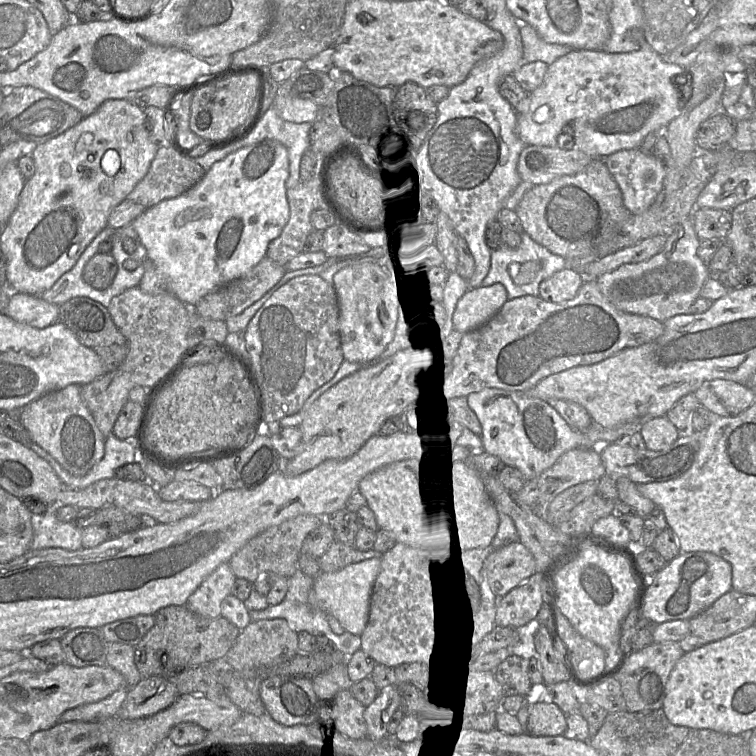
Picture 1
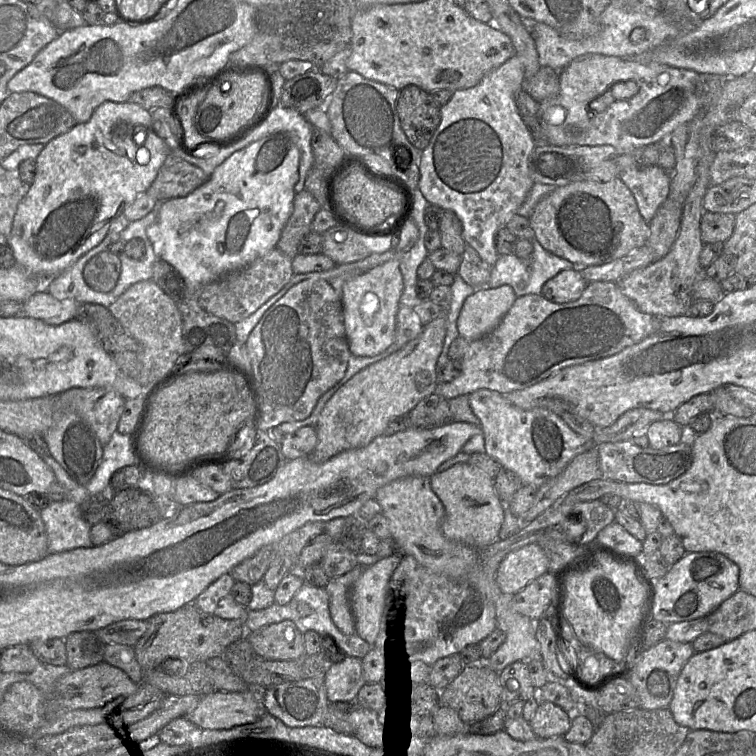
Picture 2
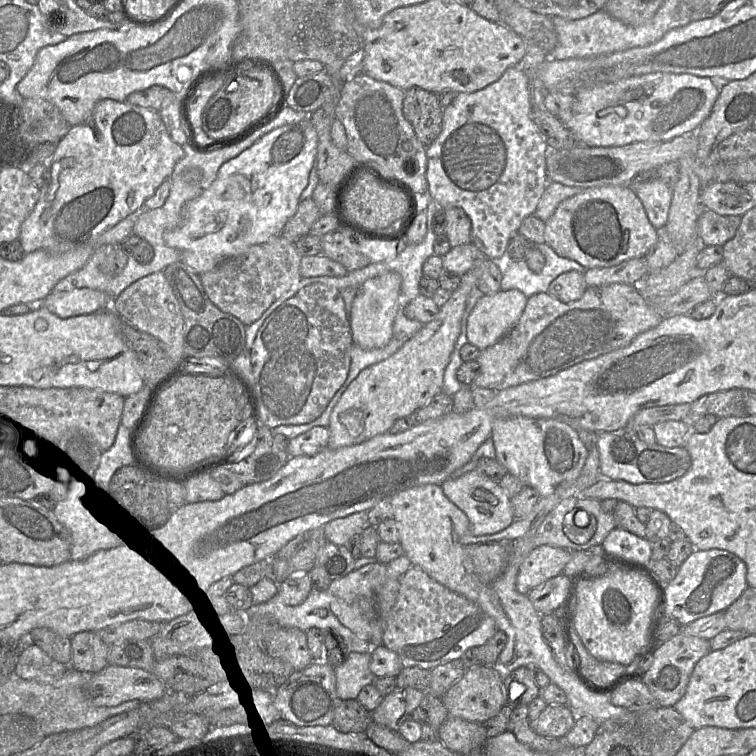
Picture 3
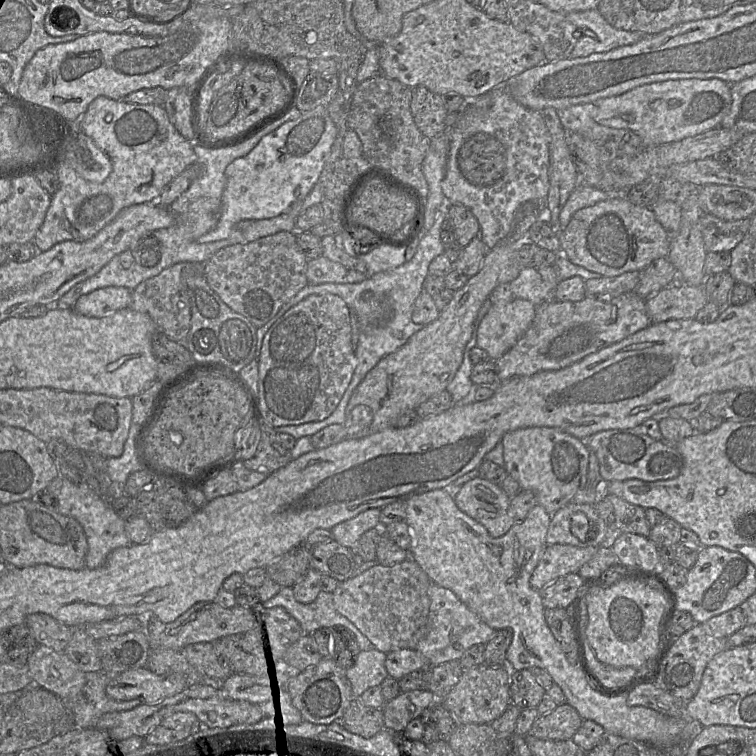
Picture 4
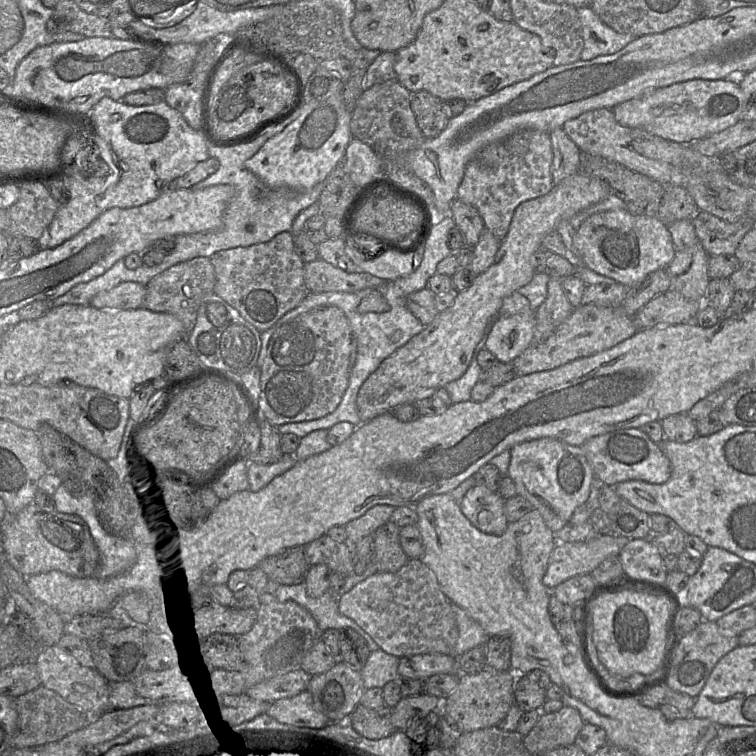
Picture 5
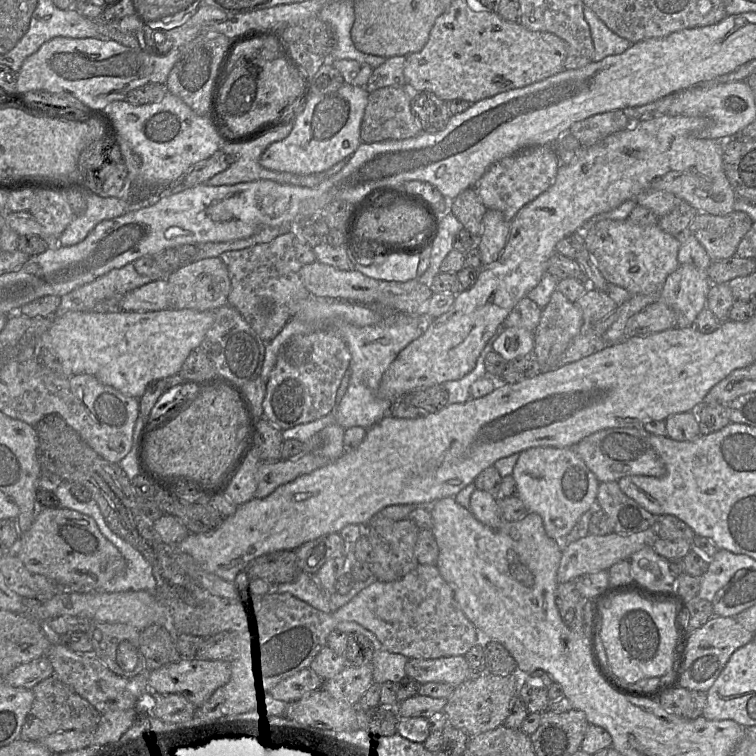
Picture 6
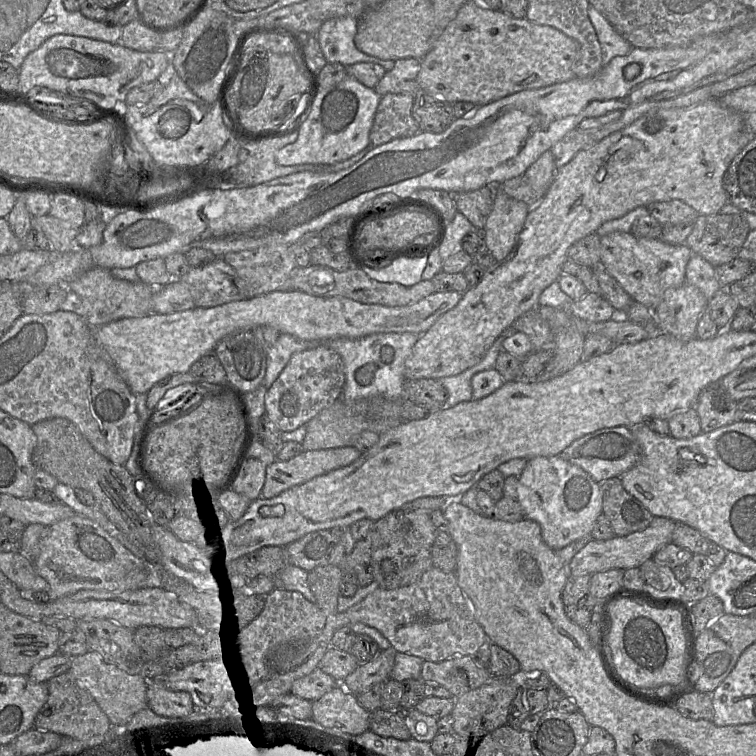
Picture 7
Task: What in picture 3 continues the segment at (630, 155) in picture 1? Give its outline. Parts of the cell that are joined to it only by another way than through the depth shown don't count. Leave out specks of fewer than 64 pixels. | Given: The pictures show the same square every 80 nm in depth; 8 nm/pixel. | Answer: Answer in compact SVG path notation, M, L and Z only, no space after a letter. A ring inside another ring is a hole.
M659 179L634 180L629 186L642 202L650 223L656 229L664 227L668 221L672 188Z

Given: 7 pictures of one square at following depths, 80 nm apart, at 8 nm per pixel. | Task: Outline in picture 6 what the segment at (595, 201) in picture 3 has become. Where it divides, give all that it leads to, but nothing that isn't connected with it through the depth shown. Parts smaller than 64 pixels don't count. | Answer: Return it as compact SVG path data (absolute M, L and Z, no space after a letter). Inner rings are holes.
M602 220L589 230L584 230L584 241L587 250L595 258L600 272L608 283L624 288L631 295L660 294L667 277L680 265L678 238L663 231L658 224L638 226L626 220Z

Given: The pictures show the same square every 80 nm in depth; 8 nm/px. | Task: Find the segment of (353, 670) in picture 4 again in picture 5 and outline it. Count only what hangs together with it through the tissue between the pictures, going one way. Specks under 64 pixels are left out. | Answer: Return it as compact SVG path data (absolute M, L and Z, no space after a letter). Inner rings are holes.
M381 649L371 652L360 671L364 688L382 688L388 682L398 680L399 661L399 657Z

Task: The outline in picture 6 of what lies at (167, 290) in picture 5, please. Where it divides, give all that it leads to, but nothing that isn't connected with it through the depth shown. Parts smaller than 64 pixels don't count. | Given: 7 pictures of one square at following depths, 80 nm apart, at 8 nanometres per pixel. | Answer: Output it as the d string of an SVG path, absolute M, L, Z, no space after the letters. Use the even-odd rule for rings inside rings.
M219 257L202 259L179 268L166 277L171 286L172 308L196 311L215 310L228 304L231 281L227 266Z

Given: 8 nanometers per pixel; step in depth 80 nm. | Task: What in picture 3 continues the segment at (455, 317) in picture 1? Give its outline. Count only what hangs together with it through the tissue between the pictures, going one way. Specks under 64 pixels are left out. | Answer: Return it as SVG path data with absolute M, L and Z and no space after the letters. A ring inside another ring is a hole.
M515 289L483 295L467 318L468 343L482 351L498 342L518 322L526 303L527 297Z

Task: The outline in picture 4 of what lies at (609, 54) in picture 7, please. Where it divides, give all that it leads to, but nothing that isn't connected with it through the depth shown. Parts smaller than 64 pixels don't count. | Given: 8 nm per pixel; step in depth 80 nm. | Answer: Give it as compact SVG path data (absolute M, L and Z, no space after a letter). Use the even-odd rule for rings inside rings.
M596 9L571 12L566 20L580 31L577 42L568 59L587 57L593 53L608 52L612 49L637 43L645 36L638 31L617 29Z

